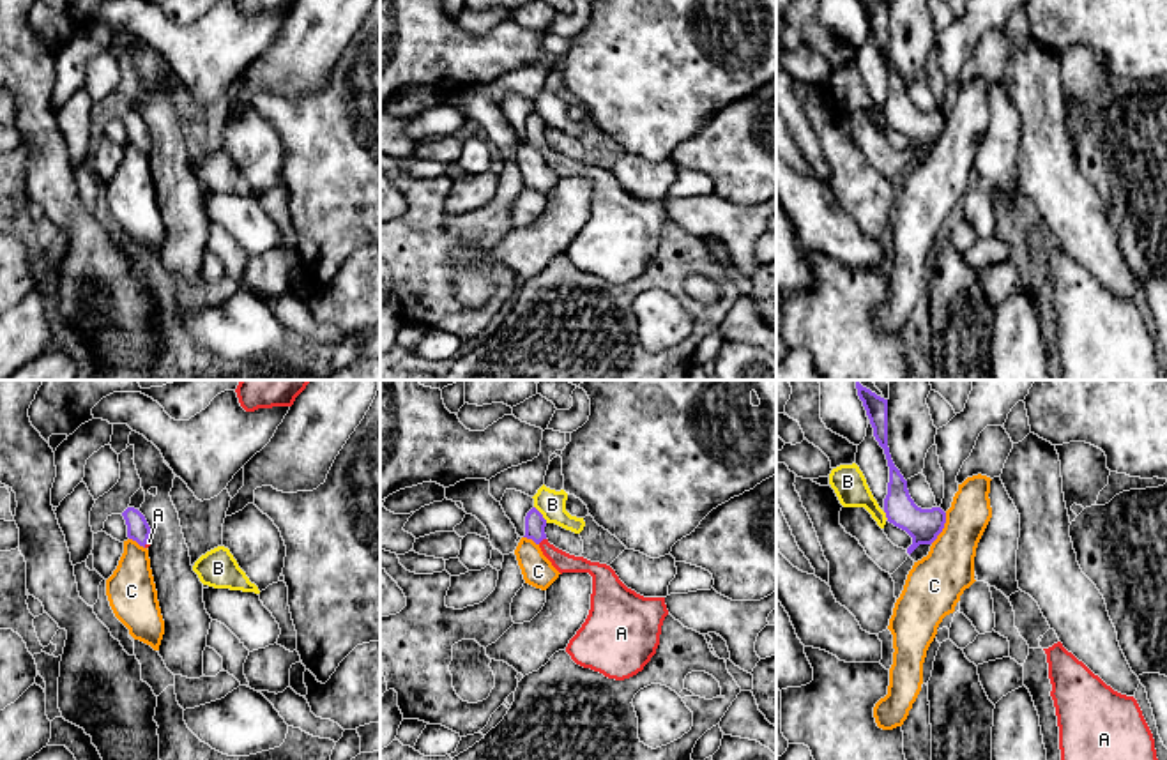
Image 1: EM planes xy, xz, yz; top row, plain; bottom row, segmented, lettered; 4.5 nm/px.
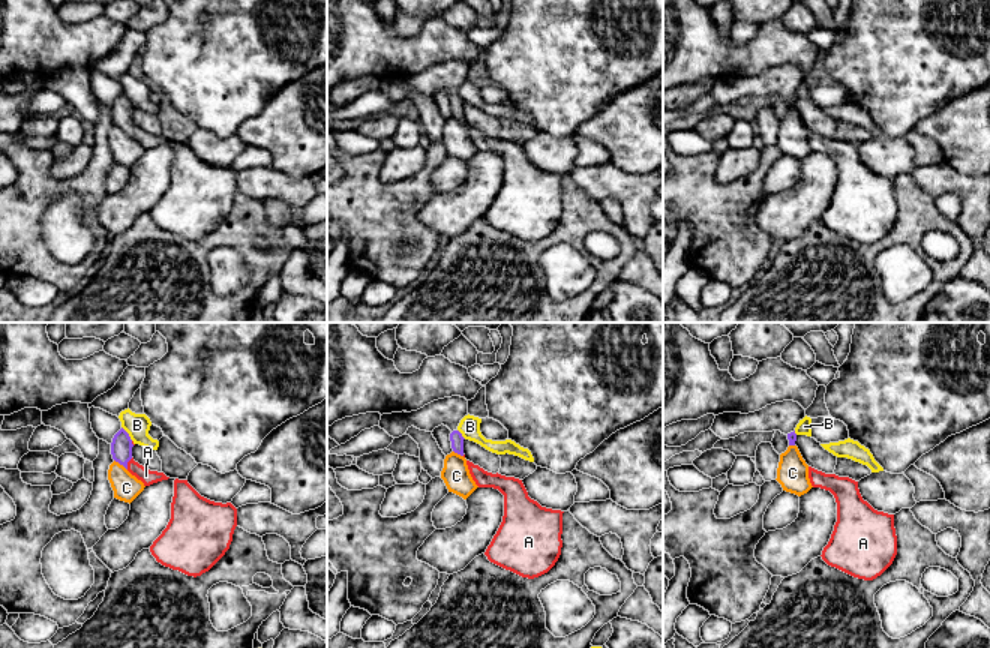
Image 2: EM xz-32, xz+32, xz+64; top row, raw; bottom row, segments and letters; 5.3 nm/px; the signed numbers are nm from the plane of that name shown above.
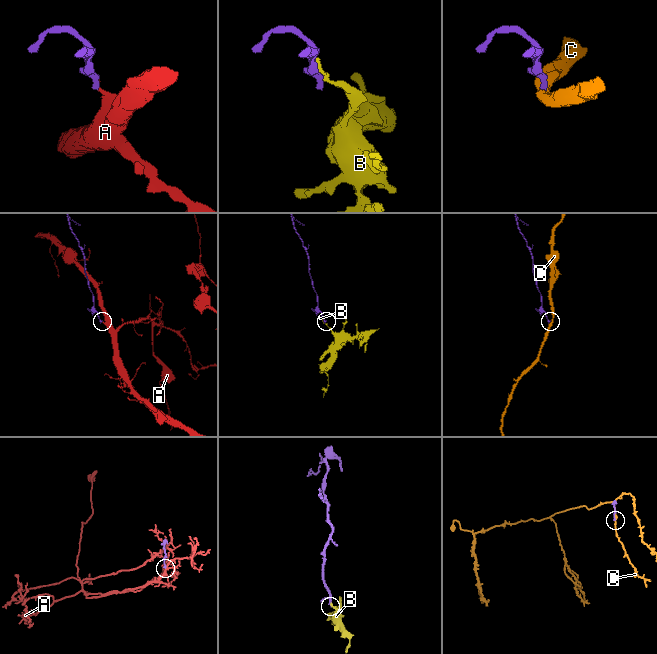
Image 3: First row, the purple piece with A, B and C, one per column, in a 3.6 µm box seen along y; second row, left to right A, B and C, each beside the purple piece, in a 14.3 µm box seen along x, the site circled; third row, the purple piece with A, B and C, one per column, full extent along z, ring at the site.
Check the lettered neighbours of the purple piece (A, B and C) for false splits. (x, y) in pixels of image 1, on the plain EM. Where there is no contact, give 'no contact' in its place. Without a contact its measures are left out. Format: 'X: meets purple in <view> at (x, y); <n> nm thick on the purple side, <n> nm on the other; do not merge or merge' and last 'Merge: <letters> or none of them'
A: meets purple in xz at (541, 144); 100 nm thick on the purple side, 90 nm on the other; merge
B: meets purple in xz at (541, 119); 100 nm thick on the purple side, 130 nm on the other; do not merge
C: meets purple in yz at (943, 131); 160 nm thick on the purple side, 240 nm on the other; do not merge
Merge: A

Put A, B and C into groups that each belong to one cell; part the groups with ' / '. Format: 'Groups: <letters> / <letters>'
Groups: A / B / C

